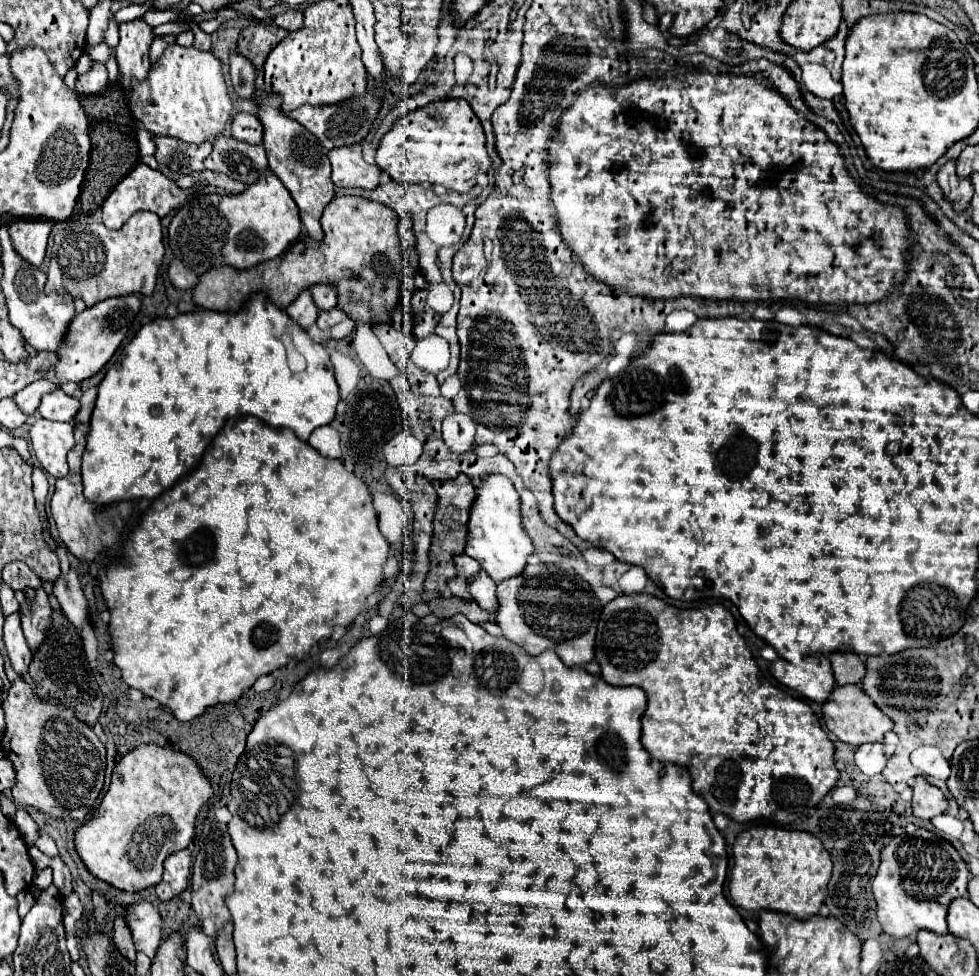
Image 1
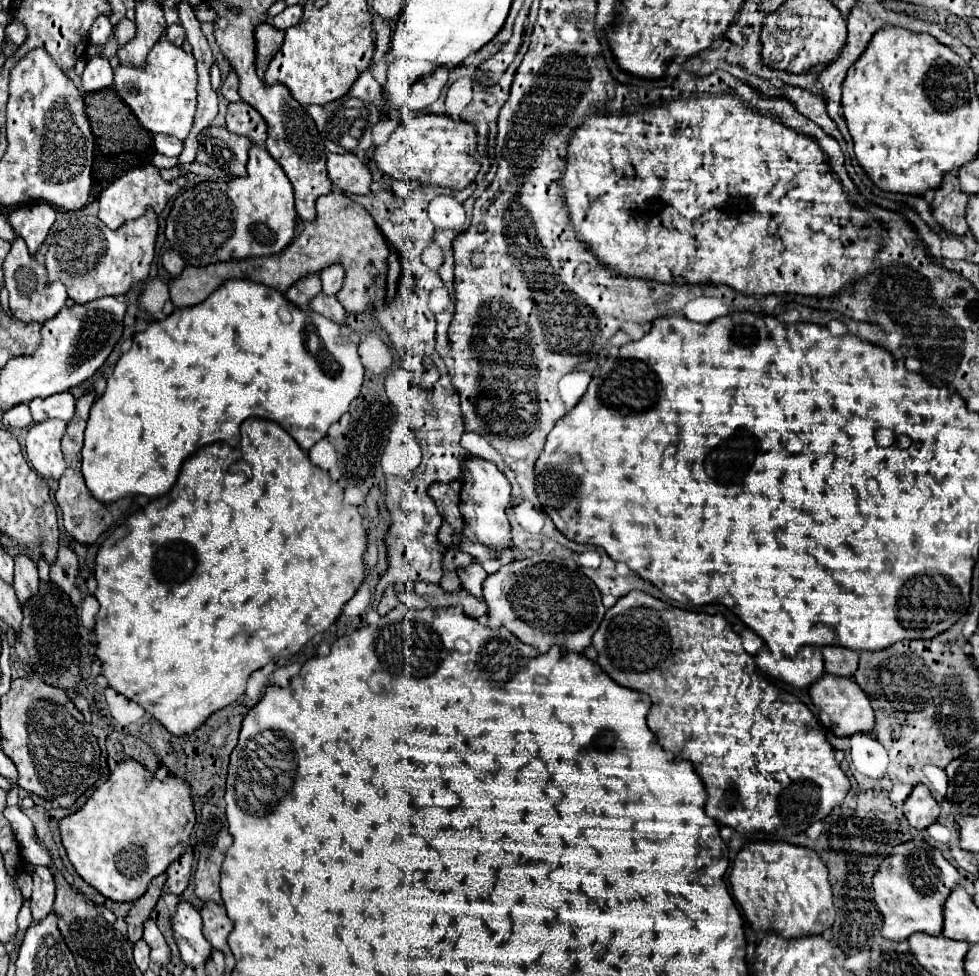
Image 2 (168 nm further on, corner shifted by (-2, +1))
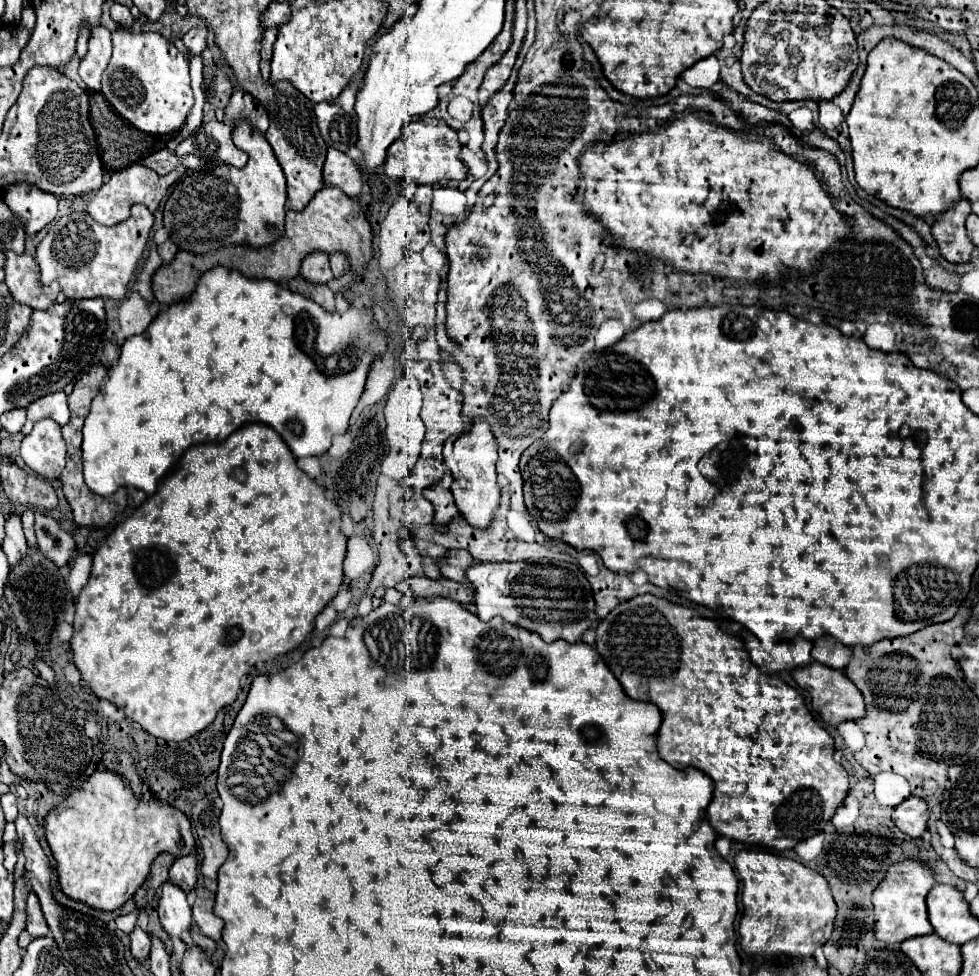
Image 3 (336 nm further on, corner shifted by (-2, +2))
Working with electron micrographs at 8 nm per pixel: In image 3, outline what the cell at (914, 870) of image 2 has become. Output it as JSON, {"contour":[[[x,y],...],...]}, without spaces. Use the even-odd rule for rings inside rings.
{"contour":[[[904,859],[900,863],[894,863],[886,871],[886,877],[880,881],[880,885],[872,895],[876,939],[880,939],[886,945],[894,945],[916,935],[934,933],[926,909],[926,897],[932,891],[932,885],[936,885],[936,873],[926,861]]]}

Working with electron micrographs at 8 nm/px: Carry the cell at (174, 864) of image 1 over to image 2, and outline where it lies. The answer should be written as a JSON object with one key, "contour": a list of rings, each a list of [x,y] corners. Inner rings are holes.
{"contour":[[[186,852],[184,856],[180,856],[176,862],[172,862],[168,866],[168,880],[164,884],[164,892],[172,892],[176,896],[180,896],[188,882],[190,882],[190,874],[192,874],[192,860],[194,856],[190,852]]]}

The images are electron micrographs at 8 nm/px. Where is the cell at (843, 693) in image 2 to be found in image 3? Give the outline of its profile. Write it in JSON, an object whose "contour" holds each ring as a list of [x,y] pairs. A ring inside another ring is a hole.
{"contour":[[[812,661],[808,669],[796,669],[794,681],[810,693],[812,697],[812,709],[822,717],[824,723],[828,725],[840,725],[846,721],[858,721],[866,715],[866,705],[864,705],[864,695],[858,691],[858,687],[842,673],[836,669],[828,669],[826,665],[820,665],[818,661]]]}

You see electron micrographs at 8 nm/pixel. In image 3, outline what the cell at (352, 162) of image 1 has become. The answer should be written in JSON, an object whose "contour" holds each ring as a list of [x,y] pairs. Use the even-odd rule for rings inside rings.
{"contour":[[[328,147],[326,163],[324,163],[324,181],[326,185],[340,187],[348,197],[358,197],[364,187],[364,179],[360,175],[358,165],[342,151]]]}

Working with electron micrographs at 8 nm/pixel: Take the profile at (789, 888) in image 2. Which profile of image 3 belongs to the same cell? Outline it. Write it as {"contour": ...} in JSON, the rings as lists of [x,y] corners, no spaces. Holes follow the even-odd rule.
{"contour":[[[742,849],[734,863],[742,881],[740,897],[744,905],[738,933],[740,945],[748,955],[762,955],[764,959],[810,957],[818,945],[830,939],[836,903],[828,881],[818,871],[796,859],[752,849]]]}

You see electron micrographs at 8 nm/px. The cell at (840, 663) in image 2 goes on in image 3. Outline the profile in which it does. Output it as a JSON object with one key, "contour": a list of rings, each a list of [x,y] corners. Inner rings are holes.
{"contour":[[[820,637],[820,641],[814,641],[812,659],[832,669],[840,669],[840,671],[846,669],[850,655],[852,655],[852,649],[846,645],[840,645],[840,641],[832,641],[832,637]]]}

